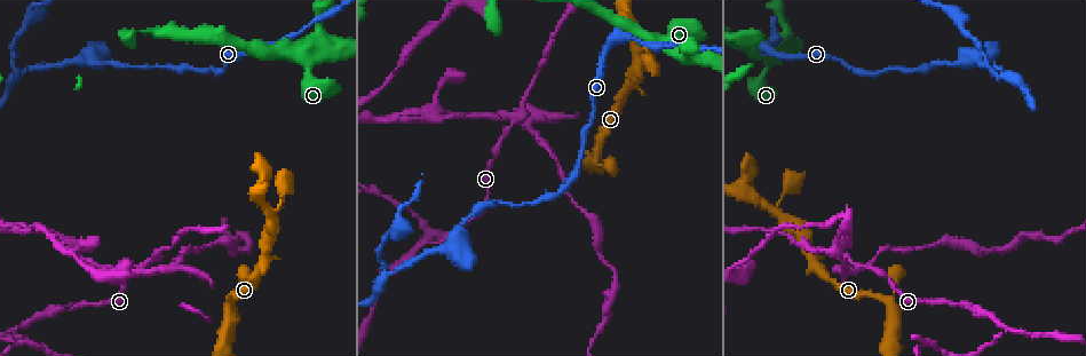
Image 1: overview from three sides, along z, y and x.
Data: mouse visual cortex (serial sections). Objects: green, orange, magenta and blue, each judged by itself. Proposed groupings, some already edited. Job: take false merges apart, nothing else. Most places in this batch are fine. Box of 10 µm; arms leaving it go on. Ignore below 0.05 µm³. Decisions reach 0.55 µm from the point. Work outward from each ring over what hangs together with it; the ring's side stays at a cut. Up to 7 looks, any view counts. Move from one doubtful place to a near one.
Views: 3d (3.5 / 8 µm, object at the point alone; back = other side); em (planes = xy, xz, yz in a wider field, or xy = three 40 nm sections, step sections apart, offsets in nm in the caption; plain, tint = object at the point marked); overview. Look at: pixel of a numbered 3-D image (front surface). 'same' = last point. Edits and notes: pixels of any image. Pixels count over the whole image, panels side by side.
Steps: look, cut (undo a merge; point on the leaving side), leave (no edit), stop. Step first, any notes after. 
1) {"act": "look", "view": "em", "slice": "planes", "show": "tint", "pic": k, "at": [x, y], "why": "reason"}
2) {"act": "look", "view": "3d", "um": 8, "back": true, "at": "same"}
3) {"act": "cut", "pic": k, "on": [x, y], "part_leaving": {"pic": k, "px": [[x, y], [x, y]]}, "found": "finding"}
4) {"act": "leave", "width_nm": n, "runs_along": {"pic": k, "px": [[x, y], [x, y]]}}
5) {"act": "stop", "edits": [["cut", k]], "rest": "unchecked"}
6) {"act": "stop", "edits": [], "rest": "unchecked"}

{"act": "look", "view": "3d", "um": 3.5, "pic": 1, "at": [514, 120], "why": "looks like a crossing"}

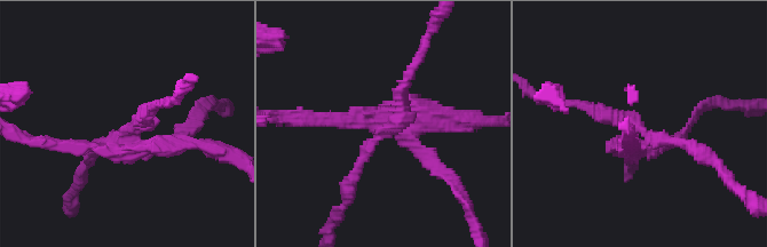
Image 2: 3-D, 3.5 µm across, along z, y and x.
{"act": "look", "view": "em", "slice": "planes", "show": "tint", "pic": 2, "at": [640, 149], "why": "now the EM"}

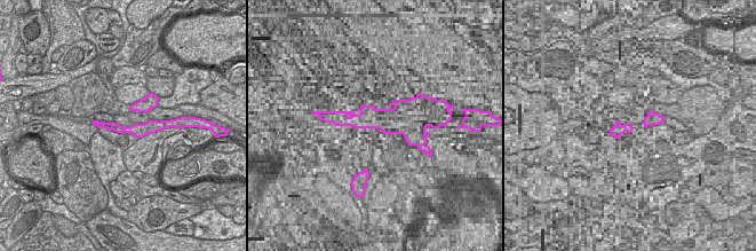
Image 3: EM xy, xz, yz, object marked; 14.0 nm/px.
{"act": "cut", "pic": 2, "on": [157, 144], "part_leaving": {"pic": 2, "px": [[123, 149], [32, 142]]}, "found": "a second cell is stuck on"}

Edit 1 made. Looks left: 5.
{"act": "look", "view": "overview"}

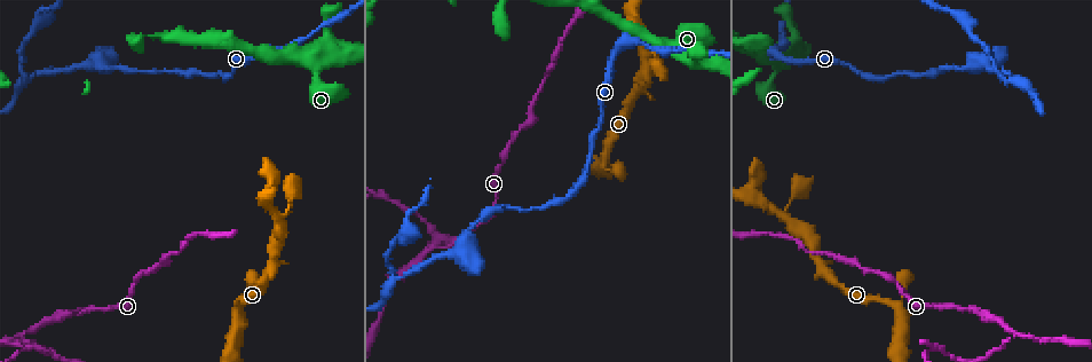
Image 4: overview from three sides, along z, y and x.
{"act": "look", "view": "3d", "um": 3.5, "pic": 4, "at": [604, 163], "why": "three-way junction"}

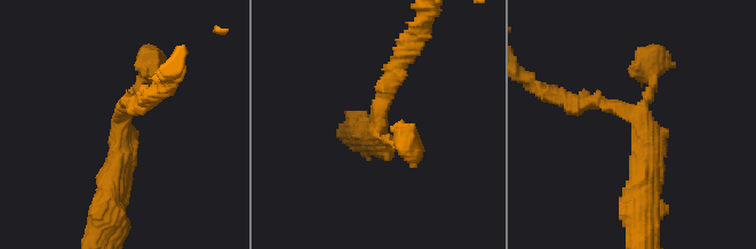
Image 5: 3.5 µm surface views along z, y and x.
{"act": "look", "view": "em", "slice": "xy", "step": 1, "show": "tint", "pic": 5, "at": [121, 116], "arms": 3, "arm_widths_nm": [200, 250, 350]}

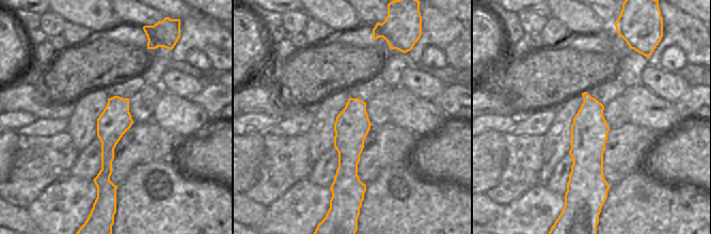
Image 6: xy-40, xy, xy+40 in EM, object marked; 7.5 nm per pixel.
{"act": "leave", "runs_along": {"pic": 6, "px": [[116, 98], [107, 188]]}, "found": "all the same cell"}

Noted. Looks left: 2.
{"act": "look", "view": "3d", "um": 3.5, "pic": 4, "at": [24, 331], "why": "abrupt turn"}

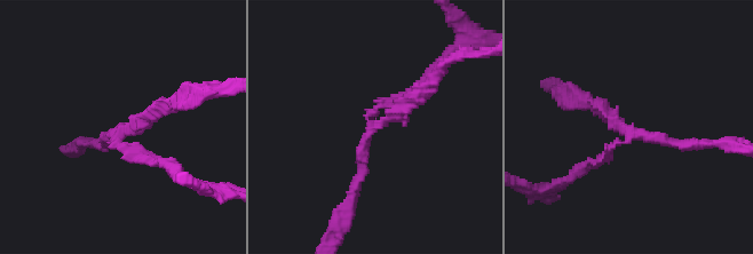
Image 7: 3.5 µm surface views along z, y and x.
{"act": "look", "view": "em", "slice": "planes", "show": "tint", "pic": 7, "at": [376, 126], "why": "shape alone is not enough"}

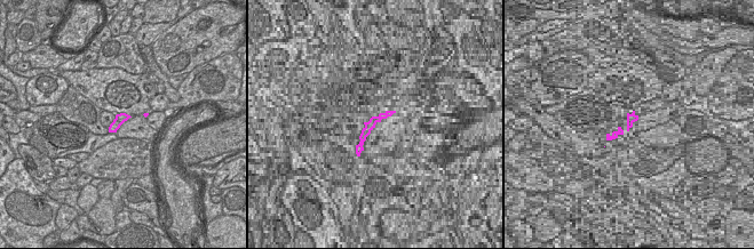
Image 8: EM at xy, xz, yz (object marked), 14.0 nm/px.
{"act": "cut", "pic": 7, "on": [143, 160], "found": "a second cell is stuck on"}

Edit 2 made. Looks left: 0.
{"act": "stop", "edits": [["cut", 2], ["cut", 7]], "rest": "unchecked"}

